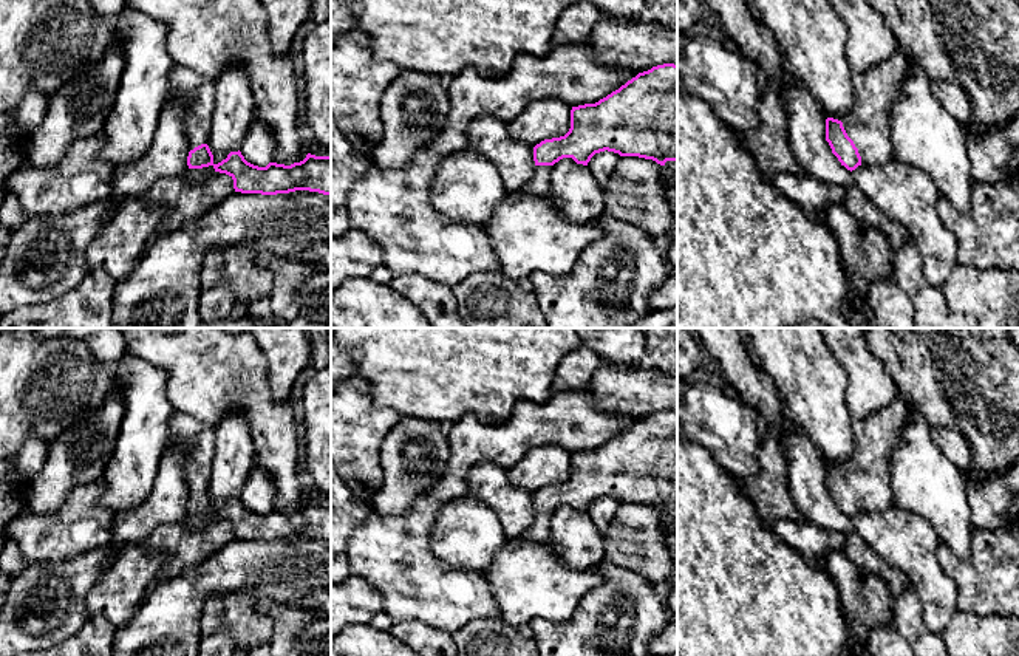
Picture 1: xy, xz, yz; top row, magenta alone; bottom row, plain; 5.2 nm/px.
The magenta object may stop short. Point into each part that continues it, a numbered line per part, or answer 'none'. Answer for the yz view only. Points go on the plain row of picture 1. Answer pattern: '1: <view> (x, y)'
1: yz (866, 469)

